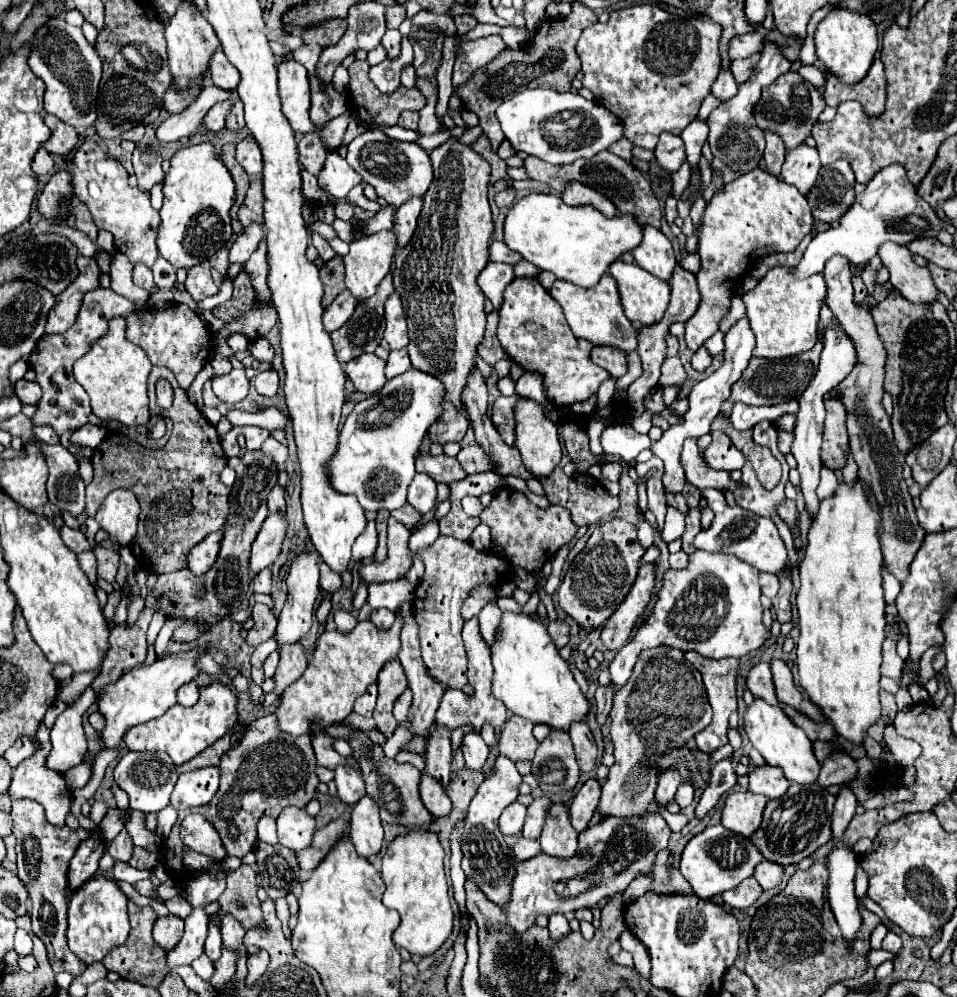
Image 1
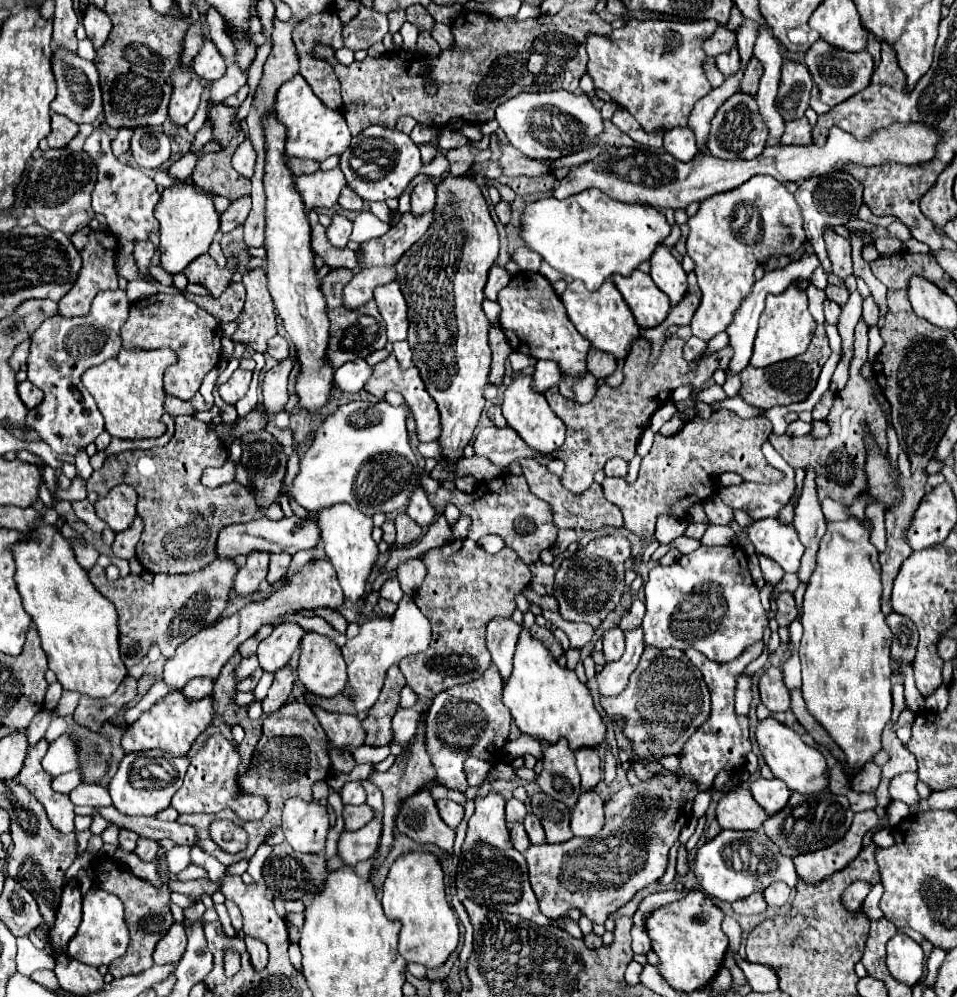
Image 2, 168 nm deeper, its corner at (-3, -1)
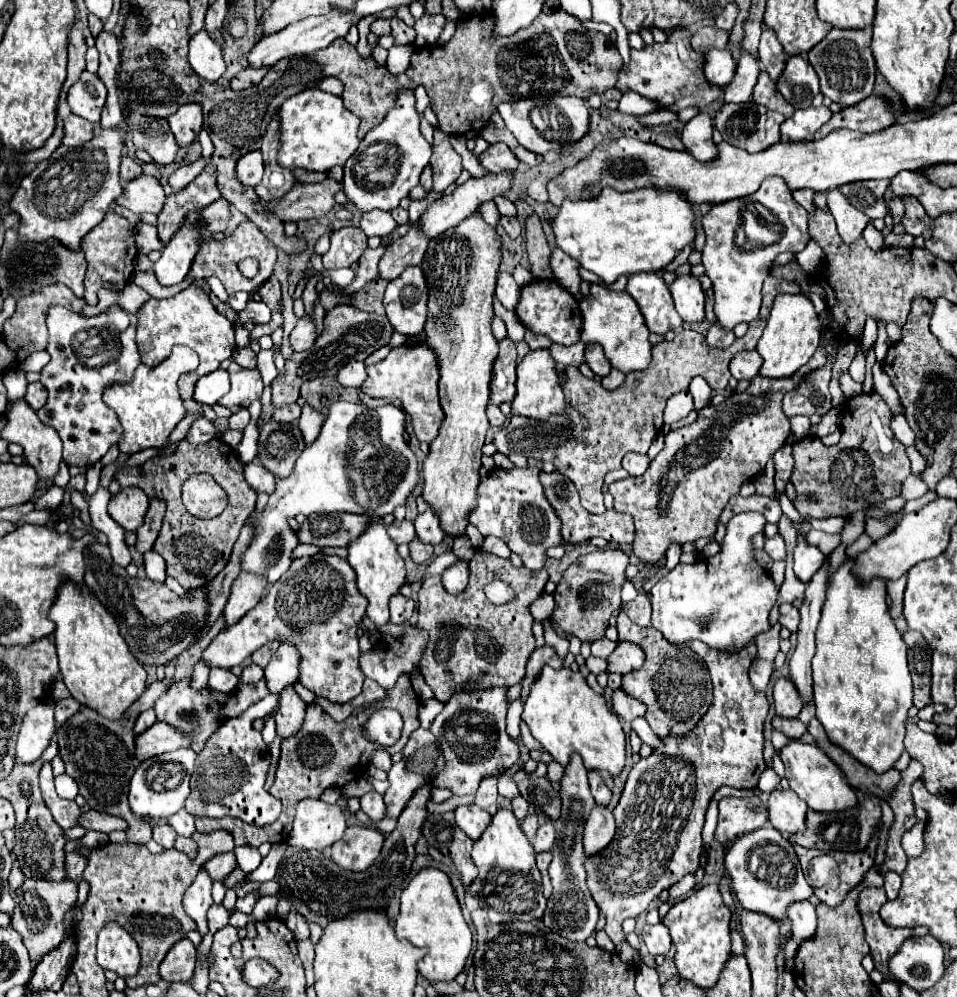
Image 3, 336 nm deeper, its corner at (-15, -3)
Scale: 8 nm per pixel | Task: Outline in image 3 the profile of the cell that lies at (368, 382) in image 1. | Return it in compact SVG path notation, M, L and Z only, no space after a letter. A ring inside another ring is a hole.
M349 361L347 367L343 367L337 375L339 383L343 387L353 387L353 389L359 389L365 381L367 381L367 369L365 369L365 363L363 361Z

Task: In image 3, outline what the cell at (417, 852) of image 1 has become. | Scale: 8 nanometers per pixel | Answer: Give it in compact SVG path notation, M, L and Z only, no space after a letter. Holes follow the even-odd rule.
M435 867L421 869L409 881L407 889L403 889L401 909L399 909L399 915L395 917L395 931L399 939L407 939L415 947L425 949L425 955L417 965L419 965L419 973L427 981L455 979L463 971L467 955L471 951L471 943L473 943L471 929L463 919L451 879L447 873Z

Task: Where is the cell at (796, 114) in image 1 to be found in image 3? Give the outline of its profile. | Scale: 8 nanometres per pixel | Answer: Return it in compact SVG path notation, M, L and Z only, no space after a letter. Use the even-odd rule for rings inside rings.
M793 55L787 59L787 67L777 81L777 89L795 109L807 109L819 93L819 77L805 57Z

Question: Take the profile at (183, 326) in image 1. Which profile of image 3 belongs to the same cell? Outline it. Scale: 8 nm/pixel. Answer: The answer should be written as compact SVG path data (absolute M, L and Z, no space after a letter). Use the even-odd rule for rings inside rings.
M195 285L179 291L175 297L169 299L149 299L135 315L137 315L137 347L141 353L141 363L149 367L161 363L165 357L169 357L171 347L175 343L183 343L199 355L201 359L199 367L193 373L181 375L179 379L181 399L191 399L197 379L213 373L225 359L233 355L235 325L227 317L223 317L209 301L209 295Z

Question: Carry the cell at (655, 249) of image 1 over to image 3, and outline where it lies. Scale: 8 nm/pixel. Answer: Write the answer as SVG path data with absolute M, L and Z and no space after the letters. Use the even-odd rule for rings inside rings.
M677 273L669 289L675 299L675 309L685 321L703 321L705 295L697 277L691 273Z

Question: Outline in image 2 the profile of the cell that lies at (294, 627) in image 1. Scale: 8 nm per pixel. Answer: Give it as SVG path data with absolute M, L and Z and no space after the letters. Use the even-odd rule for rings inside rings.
M285 623L273 629L273 633L259 643L257 659L259 667L267 673L275 673L287 665L295 649L299 647L303 627L299 623Z

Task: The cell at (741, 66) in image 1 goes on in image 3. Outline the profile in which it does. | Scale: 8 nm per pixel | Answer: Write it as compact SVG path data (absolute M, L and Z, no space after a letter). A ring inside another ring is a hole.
M765 71L759 73L759 81L755 85L755 91L753 91L753 101L771 109L771 111L779 111L783 113L785 117L791 117L795 109L789 107L789 103L783 99L783 95L777 91L777 85L767 77Z

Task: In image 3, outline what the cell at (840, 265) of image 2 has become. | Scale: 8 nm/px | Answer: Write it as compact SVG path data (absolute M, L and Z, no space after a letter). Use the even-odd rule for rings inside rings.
M837 189L827 191L827 207L829 207L831 215L835 217L837 231L845 245L851 245L853 241L857 241L861 237L863 229L867 227L867 223L871 221L869 217L863 217L863 213L859 213L857 209L851 209L851 205L847 205L847 199L843 197L843 193L837 193Z

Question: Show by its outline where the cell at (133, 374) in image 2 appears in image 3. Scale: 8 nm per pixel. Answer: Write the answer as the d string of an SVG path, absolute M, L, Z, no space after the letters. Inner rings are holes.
M175 345L173 353L163 363L155 367L147 367L141 363L129 383L113 383L105 387L103 401L117 413L123 425L123 435L119 439L119 449L123 453L137 453L149 447L163 447L167 443L169 433L185 417L183 401L177 391L177 379L185 371L193 371L197 365L199 357L193 349L187 349L185 345Z

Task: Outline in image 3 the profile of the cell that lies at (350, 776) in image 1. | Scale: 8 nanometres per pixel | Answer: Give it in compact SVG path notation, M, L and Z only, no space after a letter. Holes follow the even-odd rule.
M369 791L359 801L361 801L361 811L365 811L373 821L379 821L385 817L385 803L379 793Z

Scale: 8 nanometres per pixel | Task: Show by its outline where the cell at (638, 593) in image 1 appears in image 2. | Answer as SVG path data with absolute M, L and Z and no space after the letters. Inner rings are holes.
M613 627L609 631L605 631L603 635L603 653L605 653L605 661L613 663L619 661L621 655L625 651L625 637L623 631L619 627Z

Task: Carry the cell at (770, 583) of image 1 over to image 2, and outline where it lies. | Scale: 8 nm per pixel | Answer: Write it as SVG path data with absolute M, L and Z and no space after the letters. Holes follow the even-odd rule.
M759 555L759 563L761 563L761 571L763 571L763 577L765 577L767 583L775 585L775 583L781 581L783 569L773 559L767 559L765 555Z

